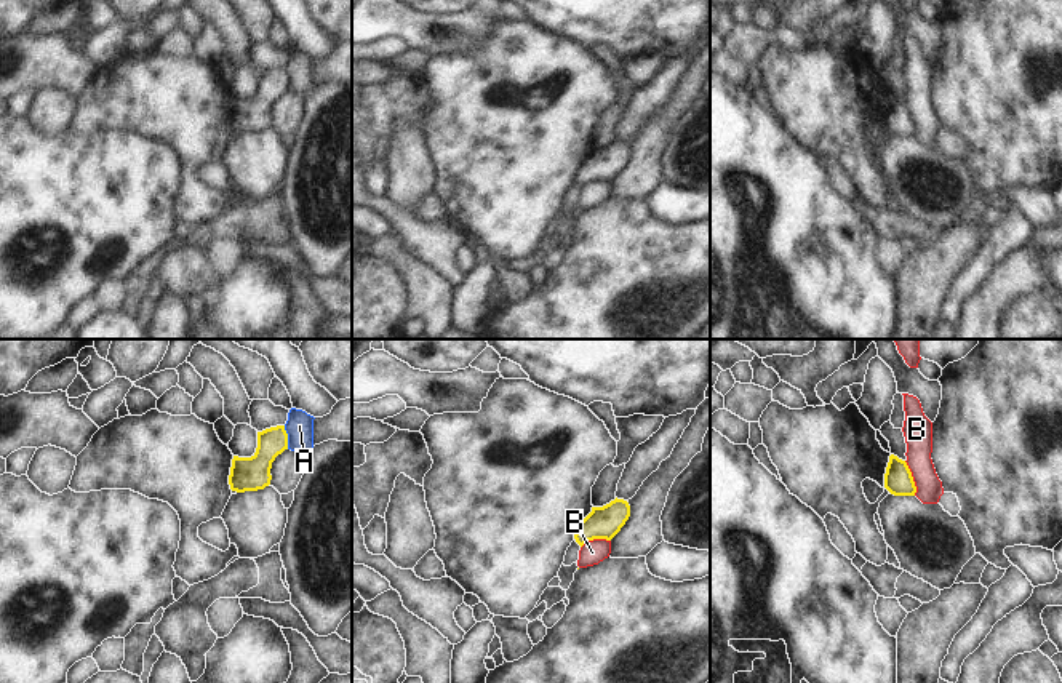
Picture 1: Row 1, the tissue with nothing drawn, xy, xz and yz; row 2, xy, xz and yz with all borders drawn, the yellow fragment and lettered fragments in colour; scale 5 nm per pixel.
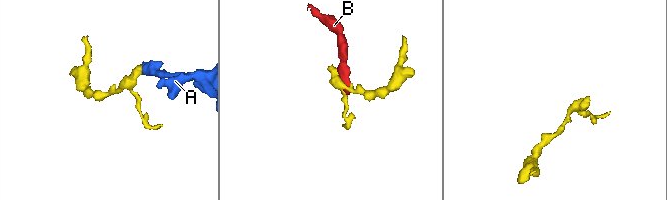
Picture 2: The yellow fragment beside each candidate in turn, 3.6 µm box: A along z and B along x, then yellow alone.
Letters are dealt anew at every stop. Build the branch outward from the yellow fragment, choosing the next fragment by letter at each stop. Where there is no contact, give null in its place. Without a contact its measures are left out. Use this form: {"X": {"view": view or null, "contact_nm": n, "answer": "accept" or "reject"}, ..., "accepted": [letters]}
{"A": {"view": "xy", "contact_nm": 120, "answer": "reject"}, "B": {"view": "yz", "contact_nm": 190, "answer": "reject"}, "accepted": []}

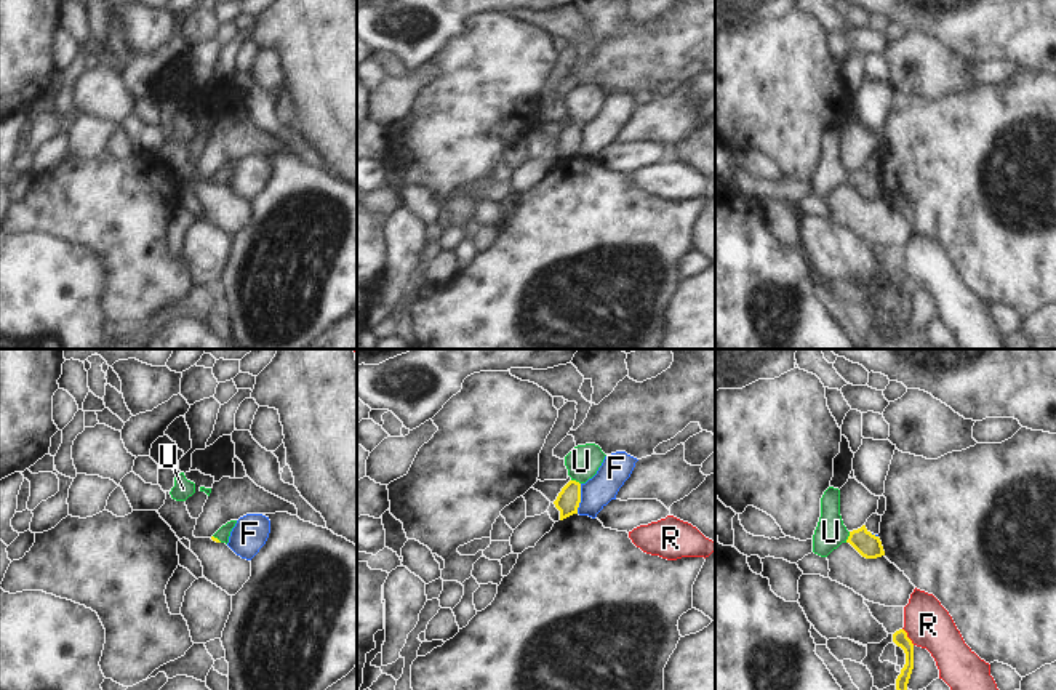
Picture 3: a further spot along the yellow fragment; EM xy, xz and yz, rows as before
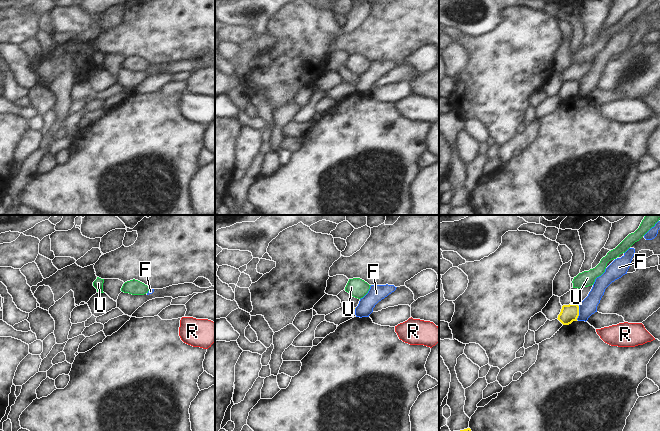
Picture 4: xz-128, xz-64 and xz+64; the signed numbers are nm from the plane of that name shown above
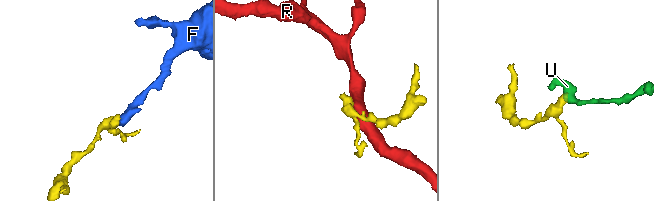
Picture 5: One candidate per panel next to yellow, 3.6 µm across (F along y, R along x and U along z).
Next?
{"F": {"view": "xz", "contact_nm": 150, "answer": "reject"}, "R": {"view": "yz", "contact_nm": 110, "answer": "reject"}, "U": {"view": "yz", "contact_nm": 60, "answer": "accept"}, "accepted": ["U"]}

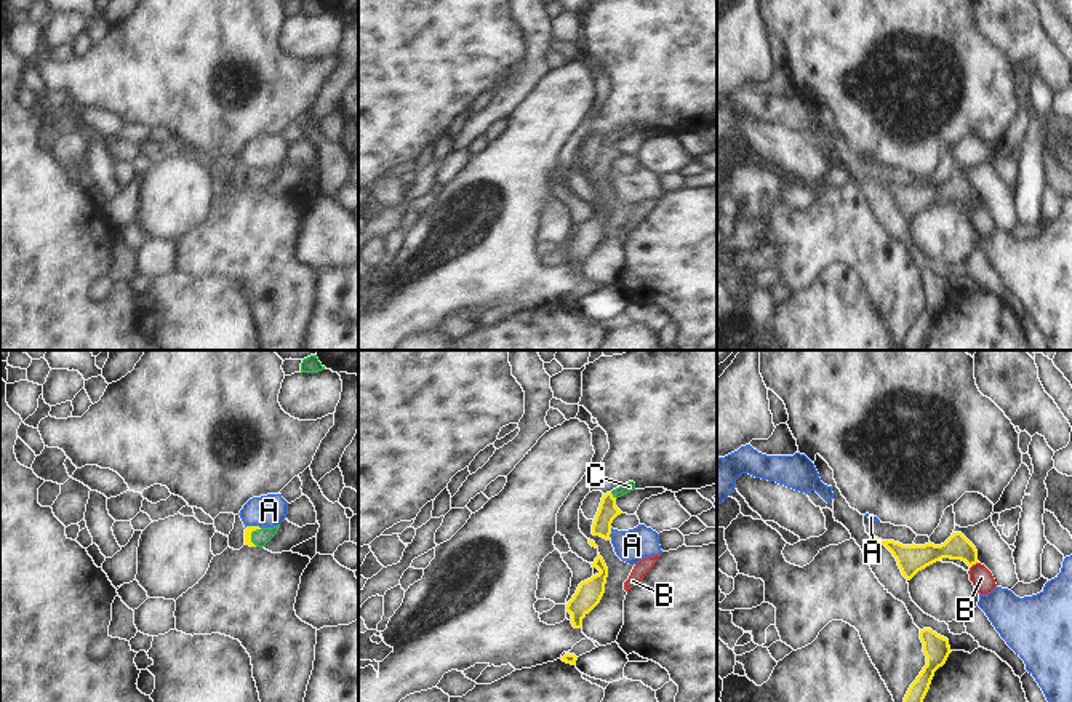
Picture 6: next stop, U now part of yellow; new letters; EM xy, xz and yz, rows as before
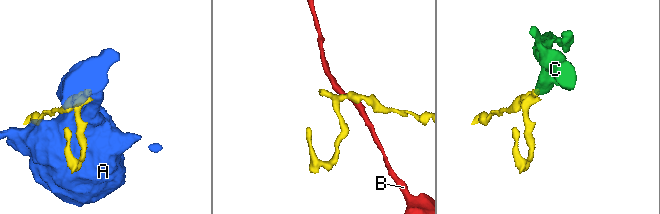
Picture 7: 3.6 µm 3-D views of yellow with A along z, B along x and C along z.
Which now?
{"A": {"view": "xy", "contact_nm": 80, "answer": "reject"}, "B": {"view": "yz", "contact_nm": 60, "answer": "reject"}, "C": {"view": "xy", "contact_nm": 100, "answer": "accept"}, "accepted": ["C"]}

